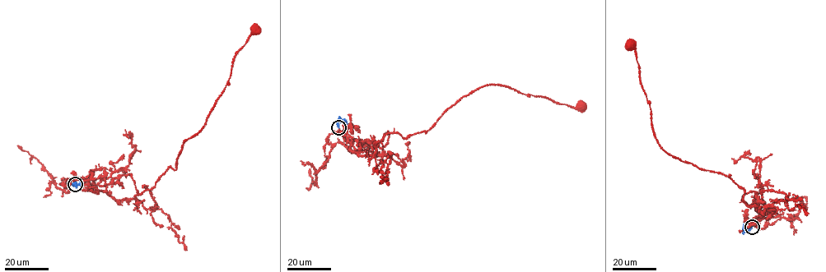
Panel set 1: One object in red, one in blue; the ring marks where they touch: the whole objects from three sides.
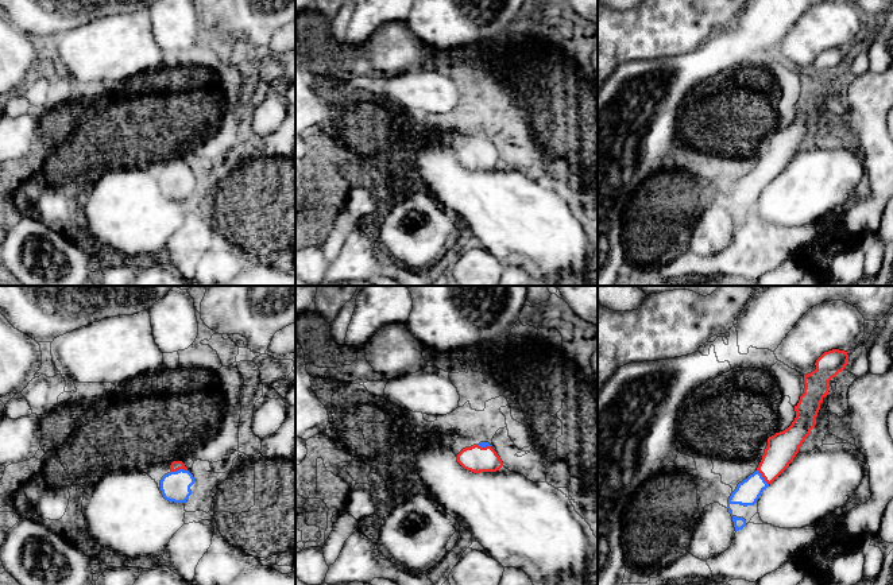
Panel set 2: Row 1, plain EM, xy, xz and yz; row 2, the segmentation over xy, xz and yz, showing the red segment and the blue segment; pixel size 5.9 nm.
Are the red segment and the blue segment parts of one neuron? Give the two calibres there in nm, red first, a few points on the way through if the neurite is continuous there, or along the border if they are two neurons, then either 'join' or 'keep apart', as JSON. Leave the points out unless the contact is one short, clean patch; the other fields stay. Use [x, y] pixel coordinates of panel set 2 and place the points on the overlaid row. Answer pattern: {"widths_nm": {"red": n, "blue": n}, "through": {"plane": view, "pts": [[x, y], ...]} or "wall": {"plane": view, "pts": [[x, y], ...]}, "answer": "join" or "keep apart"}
{"widths_nm": {"red": 60, "blue": 180}, "through": {"plane": "xy", "pts": [[176, 465], [178, 469], [176, 485]]}, "answer": "join"}

